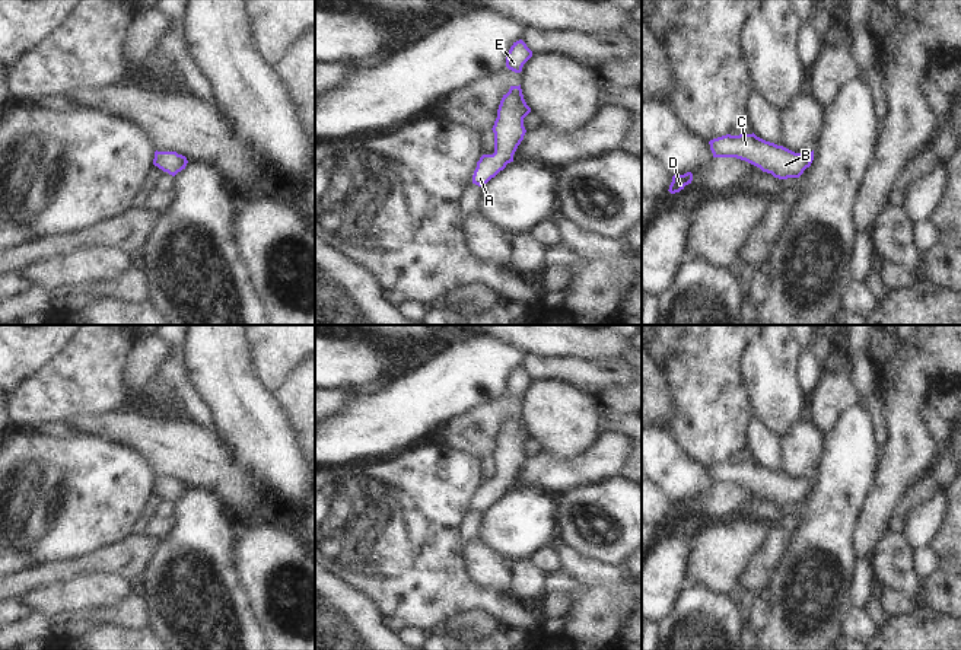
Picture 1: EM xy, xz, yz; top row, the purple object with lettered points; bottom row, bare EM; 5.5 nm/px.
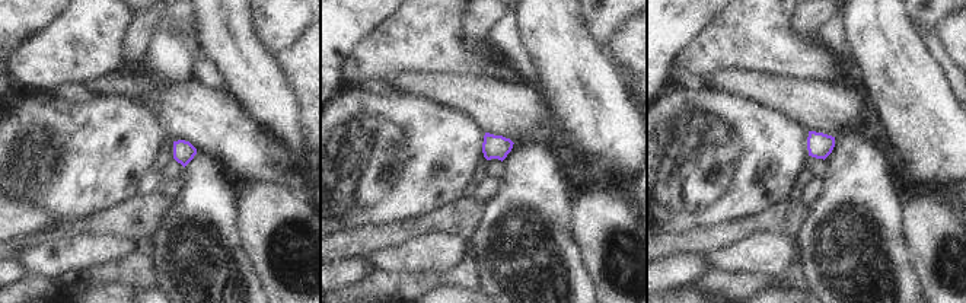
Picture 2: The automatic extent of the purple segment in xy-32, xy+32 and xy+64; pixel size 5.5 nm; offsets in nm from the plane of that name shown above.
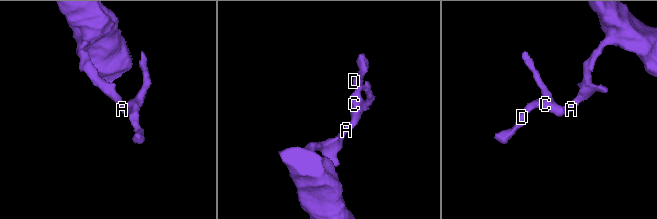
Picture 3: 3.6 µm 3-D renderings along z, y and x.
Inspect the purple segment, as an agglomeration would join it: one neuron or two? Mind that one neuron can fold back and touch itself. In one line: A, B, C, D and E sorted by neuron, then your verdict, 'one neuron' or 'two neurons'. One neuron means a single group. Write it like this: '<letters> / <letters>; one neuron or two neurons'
A B C D E; one neuron

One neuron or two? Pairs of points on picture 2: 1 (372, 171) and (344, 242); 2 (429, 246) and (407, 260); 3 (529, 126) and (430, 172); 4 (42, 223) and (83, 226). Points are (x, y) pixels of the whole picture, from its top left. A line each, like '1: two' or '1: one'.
1: two
2: one
3: two
4: two

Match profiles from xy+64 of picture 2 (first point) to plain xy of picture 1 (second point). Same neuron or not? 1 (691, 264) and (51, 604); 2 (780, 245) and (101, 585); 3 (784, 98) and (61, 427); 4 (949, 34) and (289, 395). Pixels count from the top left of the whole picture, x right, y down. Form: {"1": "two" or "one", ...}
{"1": "two", "2": "one", "3": "two", "4": "one"}

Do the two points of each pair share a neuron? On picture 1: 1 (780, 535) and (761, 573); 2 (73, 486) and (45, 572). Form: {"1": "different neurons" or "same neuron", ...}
{"1": "same neuron", "2": "different neurons"}

